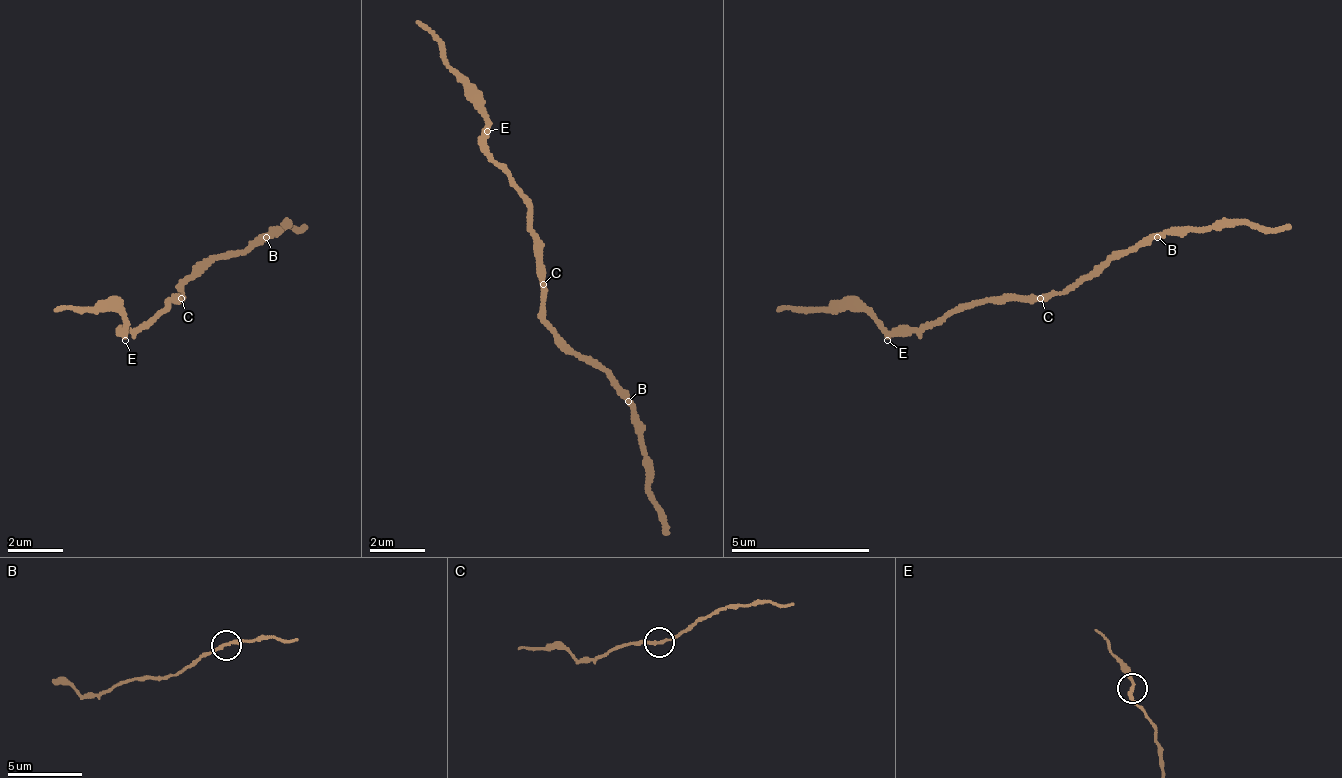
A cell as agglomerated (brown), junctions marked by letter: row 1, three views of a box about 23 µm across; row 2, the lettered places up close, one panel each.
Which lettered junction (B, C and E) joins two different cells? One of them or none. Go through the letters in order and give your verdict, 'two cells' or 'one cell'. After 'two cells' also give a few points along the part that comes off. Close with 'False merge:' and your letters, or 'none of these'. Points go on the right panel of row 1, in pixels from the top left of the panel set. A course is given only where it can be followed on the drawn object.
B: one cell
C: one cell
E: one cell
False merge: none of these

